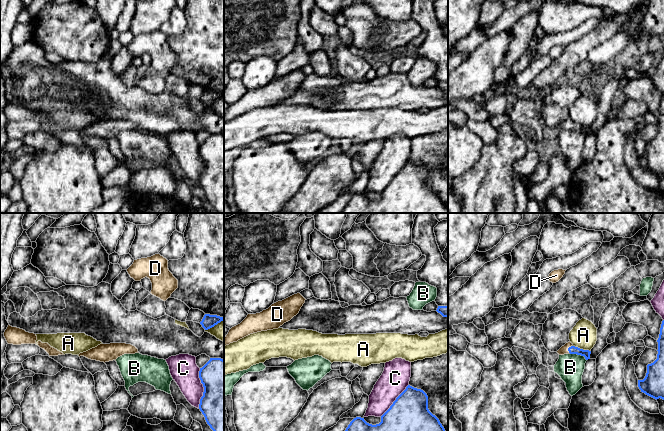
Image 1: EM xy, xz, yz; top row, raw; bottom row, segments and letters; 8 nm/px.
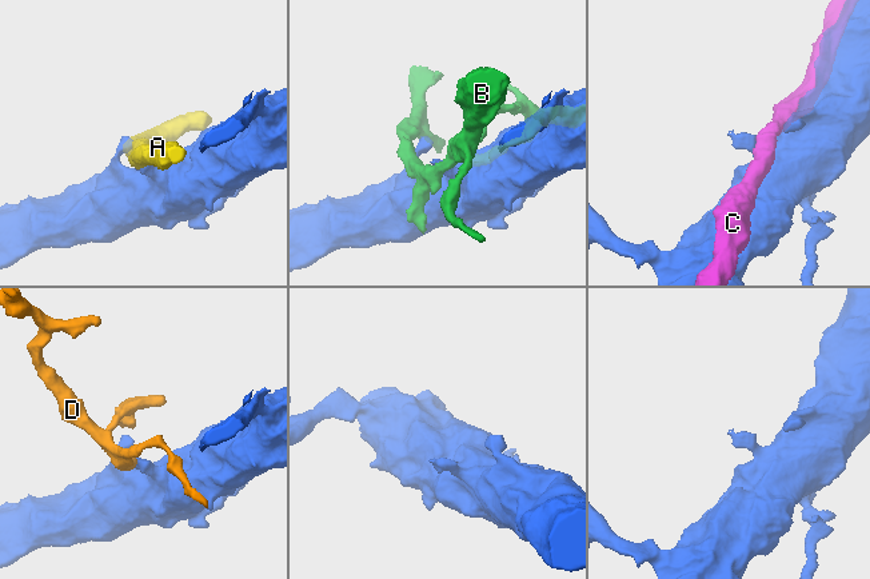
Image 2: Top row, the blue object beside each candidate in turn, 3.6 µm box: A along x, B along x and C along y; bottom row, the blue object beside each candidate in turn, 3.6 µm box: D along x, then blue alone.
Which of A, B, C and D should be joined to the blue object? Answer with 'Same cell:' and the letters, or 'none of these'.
Same cell: D

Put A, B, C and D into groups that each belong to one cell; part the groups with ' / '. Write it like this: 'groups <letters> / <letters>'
groups A / B / C / D

